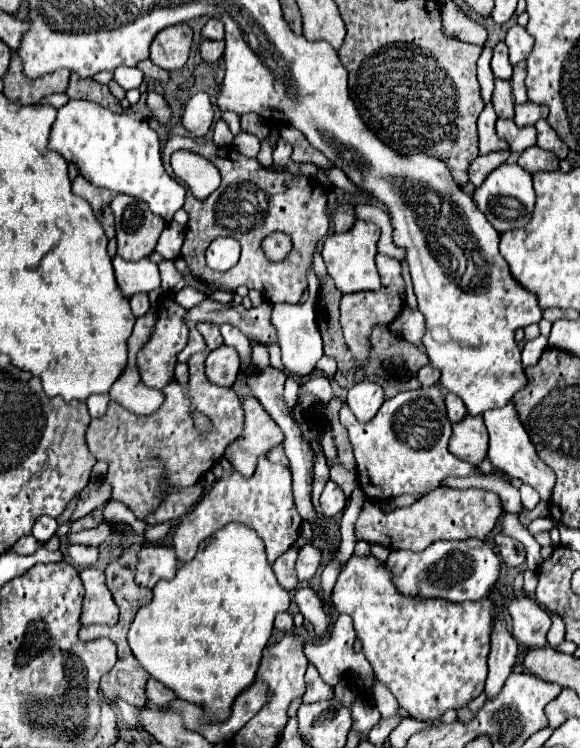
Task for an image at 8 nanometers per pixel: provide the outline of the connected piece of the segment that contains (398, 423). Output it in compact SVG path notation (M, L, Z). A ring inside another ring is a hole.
M439 386L403 392L385 400L375 418L367 424L361 424L347 404L343 404L339 410L339 422L349 432L359 486L371 500L381 502L401 494L423 496L441 488L443 480L449 476L483 476L477 466L455 458L447 448L451 422L447 418Z

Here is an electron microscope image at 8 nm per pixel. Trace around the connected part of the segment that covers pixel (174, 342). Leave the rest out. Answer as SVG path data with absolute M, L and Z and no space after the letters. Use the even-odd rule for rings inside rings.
M165 294L161 298L153 332L149 340L143 344L143 348L137 352L137 368L141 372L141 380L151 388L165 388L175 380L173 370L177 364L177 354L187 346L187 338L189 338L189 326L185 324L185 314L187 308L179 306L173 300L173 294Z

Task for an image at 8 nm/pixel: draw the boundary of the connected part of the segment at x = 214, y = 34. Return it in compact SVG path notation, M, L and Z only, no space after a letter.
M211 18L205 26L203 26L203 30L201 30L201 34L203 34L203 38L209 38L209 40L223 40L223 24L217 20L217 18Z

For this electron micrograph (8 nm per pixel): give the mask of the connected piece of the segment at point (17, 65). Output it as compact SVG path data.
M13 56L9 72L3 76L5 82L3 94L17 104L37 104L41 98L49 94L65 92L67 80L69 80L69 72L53 72L37 80L29 80L21 72L21 60Z

